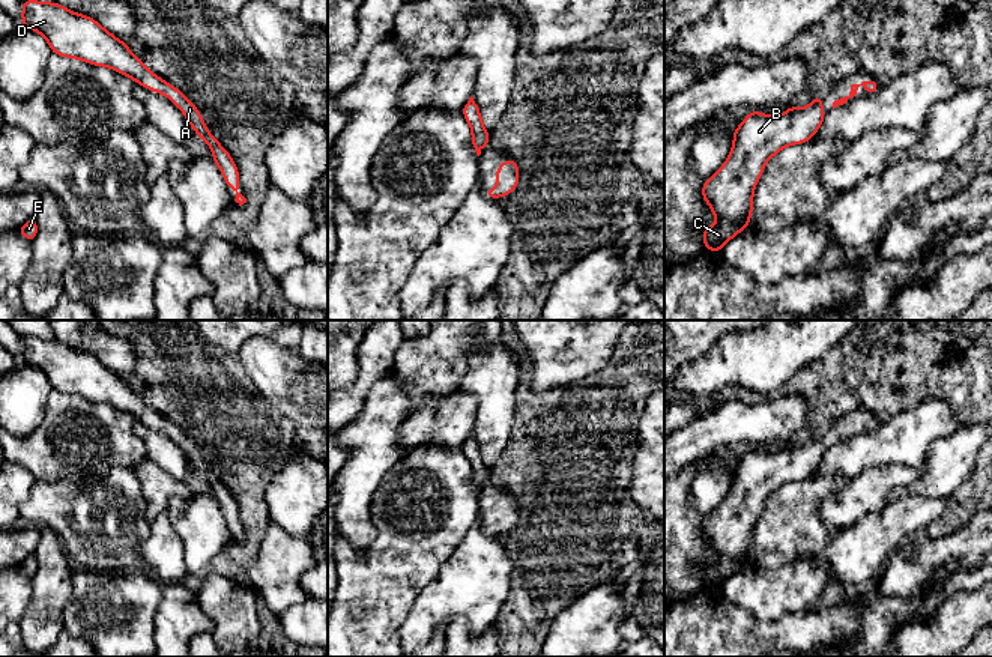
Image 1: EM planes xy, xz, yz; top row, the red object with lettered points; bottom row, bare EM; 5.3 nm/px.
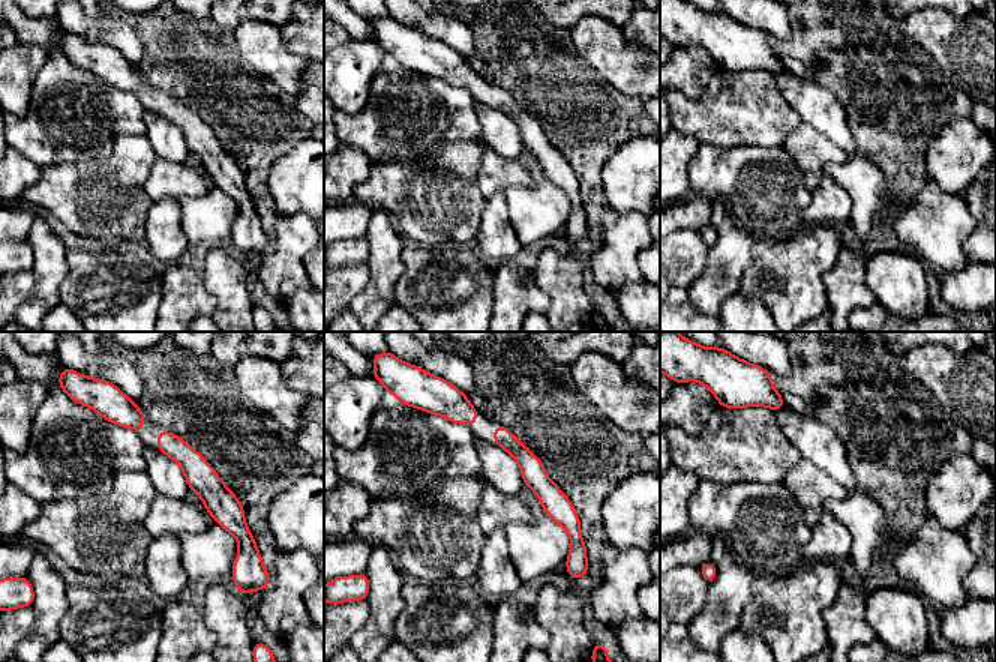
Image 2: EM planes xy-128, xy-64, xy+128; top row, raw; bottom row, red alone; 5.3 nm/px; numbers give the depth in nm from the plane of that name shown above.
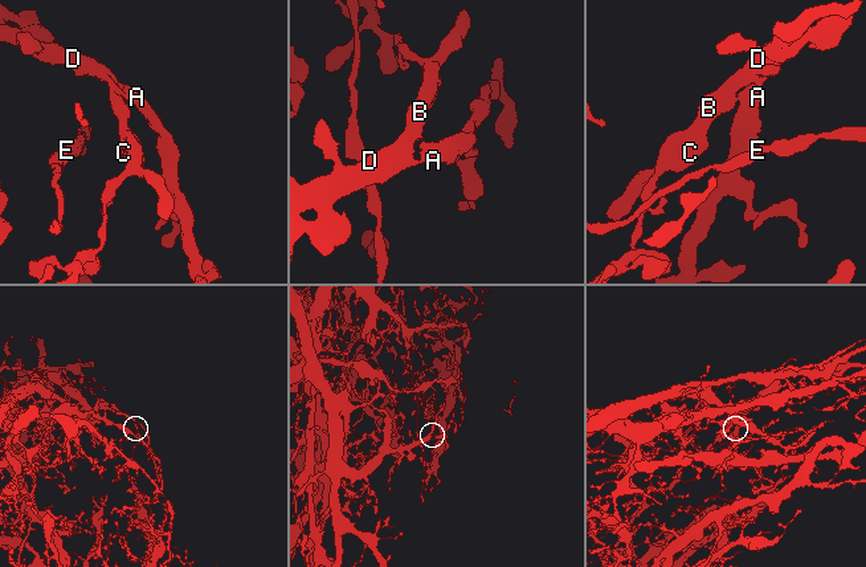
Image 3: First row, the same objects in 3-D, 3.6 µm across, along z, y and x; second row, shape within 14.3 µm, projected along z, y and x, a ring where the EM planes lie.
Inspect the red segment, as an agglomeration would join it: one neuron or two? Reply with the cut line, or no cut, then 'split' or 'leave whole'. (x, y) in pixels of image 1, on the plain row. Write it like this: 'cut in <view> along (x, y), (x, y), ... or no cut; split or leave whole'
no cut; leave whole

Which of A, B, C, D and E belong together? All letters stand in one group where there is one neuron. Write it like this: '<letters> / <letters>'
A B C D E

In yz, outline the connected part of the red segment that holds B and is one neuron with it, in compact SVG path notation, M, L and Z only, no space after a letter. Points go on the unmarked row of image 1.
M822 431L813 433L809 445L789 444L788 448L777 453L767 453L755 447L749 448L750 451L733 468L733 483L729 495L720 507L702 522L702 534L717 555L717 561L714 564L706 564L702 570L706 589L720 589L727 577L750 561L753 528L767 498L786 483L812 477L825 454Z

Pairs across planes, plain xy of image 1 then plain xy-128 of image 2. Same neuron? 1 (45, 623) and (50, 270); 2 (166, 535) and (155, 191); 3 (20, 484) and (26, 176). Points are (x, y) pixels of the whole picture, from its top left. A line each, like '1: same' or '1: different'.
1: same
2: different
3: same

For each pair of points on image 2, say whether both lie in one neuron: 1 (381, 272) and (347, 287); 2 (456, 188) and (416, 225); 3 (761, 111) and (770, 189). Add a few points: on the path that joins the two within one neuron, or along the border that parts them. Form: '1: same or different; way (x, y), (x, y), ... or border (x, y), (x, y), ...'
1: different; border (366, 264), (368, 282), (348, 306)
2: same; way (446, 195), (426, 215)
3: different; border (780, 146), (729, 147)

